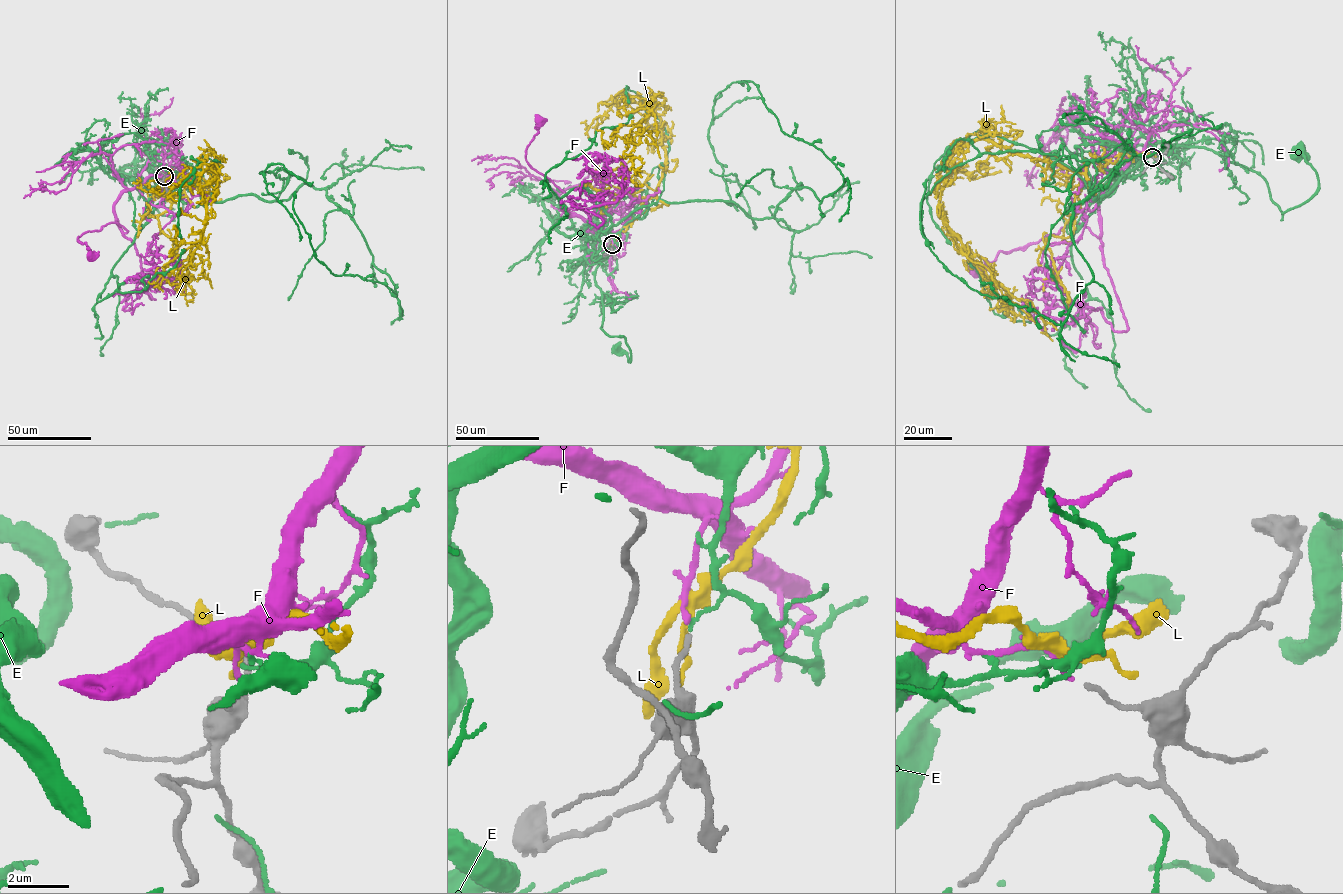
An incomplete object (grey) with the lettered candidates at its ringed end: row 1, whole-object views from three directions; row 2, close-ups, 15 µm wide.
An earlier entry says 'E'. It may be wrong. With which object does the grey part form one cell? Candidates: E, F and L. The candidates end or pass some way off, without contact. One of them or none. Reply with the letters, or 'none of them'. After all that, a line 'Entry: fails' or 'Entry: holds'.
E
Entry: holds

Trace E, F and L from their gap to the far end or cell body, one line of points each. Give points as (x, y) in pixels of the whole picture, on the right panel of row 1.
E: (1151, 156), (1134, 161), (1171, 145), (1212, 149), (1256, 171), (1282, 213), (1318, 188), (1316, 172), (1300, 152)
F: (1151, 156), (1132, 156), (1111, 177), (1099, 198), (1099, 237), (1071, 223), (1057, 234), (999, 251), (977, 273)
L: (1151, 155), (1120, 153), (1084, 173), (983, 139), (954, 153), (939, 216), (1010, 293), (1031, 302), (1041, 332)

